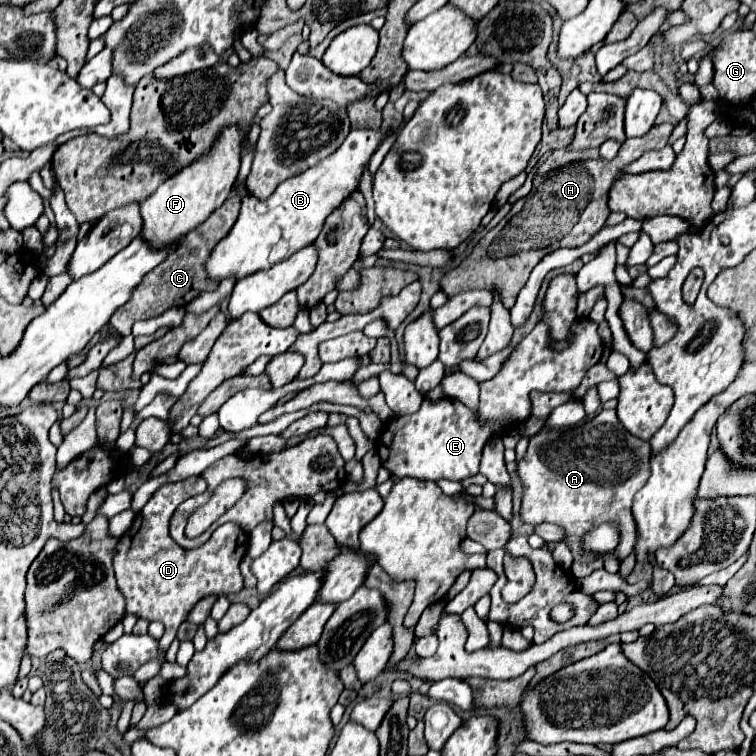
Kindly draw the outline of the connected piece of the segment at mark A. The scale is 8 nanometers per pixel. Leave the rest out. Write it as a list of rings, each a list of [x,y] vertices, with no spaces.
[[[601,410],[593,420],[573,428],[541,430],[531,436],[525,458],[519,462],[523,484],[521,520],[527,524],[551,522],[561,526],[565,542],[577,562],[593,562],[601,556],[583,548],[583,536],[599,524],[613,522],[619,528],[615,556],[623,562],[635,546],[635,524],[629,512],[635,492],[649,478],[649,444],[625,432],[615,410]]]

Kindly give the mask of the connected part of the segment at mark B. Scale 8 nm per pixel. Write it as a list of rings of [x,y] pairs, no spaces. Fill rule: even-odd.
[[[351,130],[337,152],[321,160],[317,166],[305,170],[303,174],[281,182],[269,200],[261,202],[253,196],[245,196],[241,214],[231,232],[221,242],[217,242],[217,246],[205,260],[203,268],[207,272],[207,278],[215,282],[221,282],[225,278],[241,280],[243,276],[267,270],[279,260],[287,260],[291,254],[305,248],[307,244],[313,244],[323,228],[327,214],[337,204],[341,204],[343,198],[359,188],[361,172],[383,138],[383,130]]]

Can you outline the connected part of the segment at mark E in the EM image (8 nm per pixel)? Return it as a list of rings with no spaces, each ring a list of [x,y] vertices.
[[[577,318],[573,324],[573,334],[575,340],[567,350],[553,352],[547,348],[551,340],[545,324],[537,324],[533,332],[517,344],[501,370],[491,380],[479,382],[481,394],[475,412],[455,398],[441,398],[437,402],[425,398],[415,414],[389,422],[377,440],[381,464],[397,478],[413,476],[433,482],[439,478],[449,478],[459,482],[475,476],[479,472],[479,460],[485,444],[531,416],[531,392],[573,394],[587,370],[599,362],[603,342],[597,334],[597,324]]]

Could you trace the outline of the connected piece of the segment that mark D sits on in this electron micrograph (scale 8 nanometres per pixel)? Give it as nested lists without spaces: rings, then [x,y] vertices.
[[[203,474],[197,476],[189,476],[185,480],[179,482],[169,482],[165,486],[161,486],[151,500],[145,504],[145,508],[135,516],[133,526],[129,528],[129,532],[125,532],[121,536],[121,544],[117,546],[117,556],[113,558],[113,566],[115,566],[115,578],[117,578],[117,586],[121,588],[125,600],[127,600],[127,614],[137,614],[139,618],[145,620],[161,620],[165,624],[165,631],[159,640],[159,645],[163,652],[167,652],[169,646],[175,640],[179,624],[187,618],[189,610],[207,594],[235,594],[243,588],[243,576],[239,572],[239,562],[247,552],[247,534],[241,532],[241,528],[237,528],[237,524],[227,522],[221,524],[211,538],[195,548],[195,550],[185,550],[181,548],[171,536],[169,536],[169,520],[175,512],[175,508],[185,502],[187,498],[205,492],[207,482],[203,478]]]

